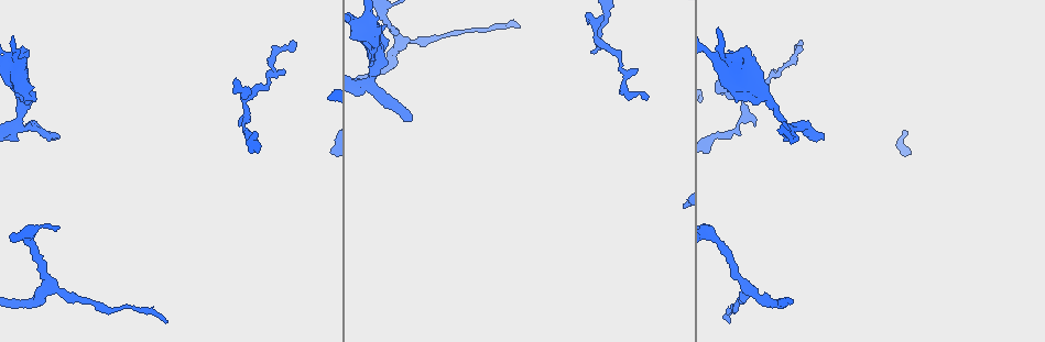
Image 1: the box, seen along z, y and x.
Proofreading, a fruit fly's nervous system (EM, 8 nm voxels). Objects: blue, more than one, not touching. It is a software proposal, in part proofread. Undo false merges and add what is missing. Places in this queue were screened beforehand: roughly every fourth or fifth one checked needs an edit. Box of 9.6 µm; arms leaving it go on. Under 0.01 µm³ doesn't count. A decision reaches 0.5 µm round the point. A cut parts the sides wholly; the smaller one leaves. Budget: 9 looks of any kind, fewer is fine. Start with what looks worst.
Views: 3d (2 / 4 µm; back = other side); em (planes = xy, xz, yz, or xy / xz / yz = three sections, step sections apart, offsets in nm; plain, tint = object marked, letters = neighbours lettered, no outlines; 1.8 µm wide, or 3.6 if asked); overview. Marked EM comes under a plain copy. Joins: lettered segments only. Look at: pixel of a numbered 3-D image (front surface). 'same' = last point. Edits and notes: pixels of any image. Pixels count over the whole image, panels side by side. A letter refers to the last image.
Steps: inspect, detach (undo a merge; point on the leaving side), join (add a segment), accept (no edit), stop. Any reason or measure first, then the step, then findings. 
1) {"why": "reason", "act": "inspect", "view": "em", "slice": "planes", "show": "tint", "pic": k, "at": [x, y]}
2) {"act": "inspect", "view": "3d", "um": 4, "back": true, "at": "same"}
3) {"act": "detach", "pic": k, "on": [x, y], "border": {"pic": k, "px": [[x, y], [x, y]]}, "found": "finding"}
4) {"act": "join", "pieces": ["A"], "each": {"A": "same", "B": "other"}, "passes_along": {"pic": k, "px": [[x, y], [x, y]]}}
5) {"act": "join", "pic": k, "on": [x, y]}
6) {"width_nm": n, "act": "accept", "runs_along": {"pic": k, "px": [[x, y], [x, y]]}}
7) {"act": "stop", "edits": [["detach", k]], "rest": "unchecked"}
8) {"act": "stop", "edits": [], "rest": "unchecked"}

{"act": "inspect", "view": "3d", "um": 4, "pic": 1, "at": [21, 57]}

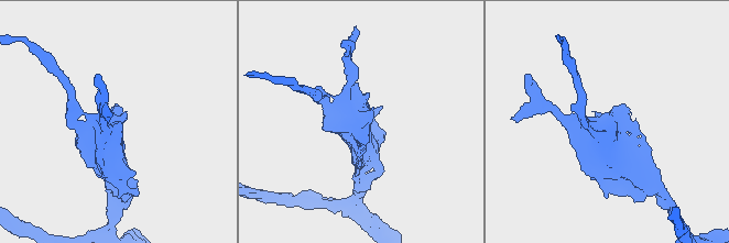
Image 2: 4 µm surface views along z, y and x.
{"arms": 3, "why": "now the EM", "act": "inspect", "view": "em", "slice": "planes", "show": "letters", "pic": 2, "at": [357, 128]}

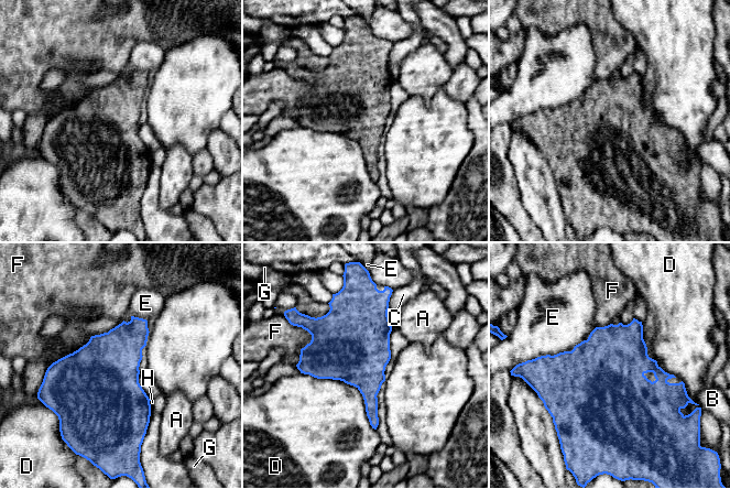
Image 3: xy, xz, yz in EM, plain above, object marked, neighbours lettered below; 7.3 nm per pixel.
{"width_nm": 500, "act": "accept", "each": {"A": "other", "B": "other", "C": "other", "D": "other", "E": "other", "F": "other", "G": "other", "H": "other"}, "border": {"pic": 3, "px": [[301, 372], [352, 384], [376, 430]]}, "found": "all the same cell"}

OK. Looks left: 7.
{"why": "three arms meet", "act": "inspect", "view": "em", "slice": "yz", "step": 16, "show": "tint", "pic": 1, "at": [373, 85]}

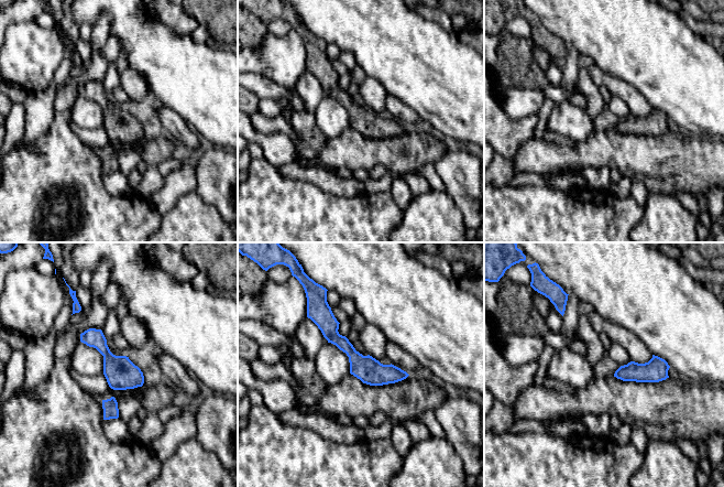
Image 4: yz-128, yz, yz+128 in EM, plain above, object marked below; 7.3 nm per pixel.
{"act": "inspect", "view": "em", "slice": "planes", "show": "tint", "at": "same"}

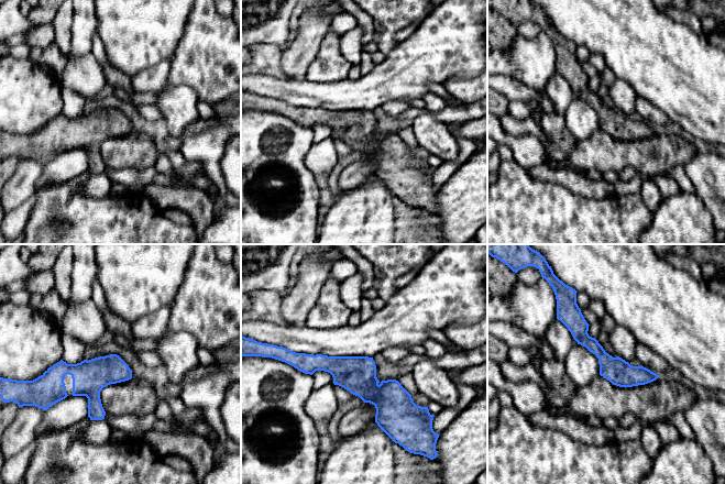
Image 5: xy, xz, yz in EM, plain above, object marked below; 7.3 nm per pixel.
{"why": "what lies round it", "act": "inspect", "view": "em", "slice": "planes", "show": "letters", "at": "same"}

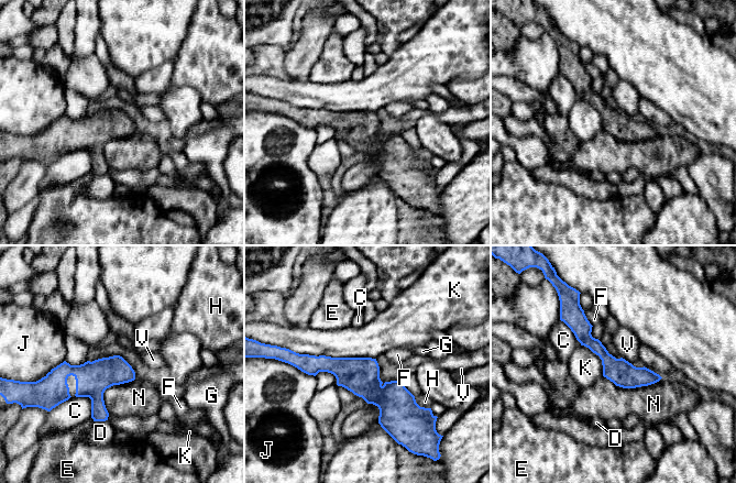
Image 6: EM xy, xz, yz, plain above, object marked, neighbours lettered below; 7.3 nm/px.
{"longest_contact_nm": ["K", 600], "act": "accept", "each": {"C": "other", "D": "other", "E": "other", "F": "other", "G": "other", "H": "other", "J": "other", "K": "other", "N": "other", "V": "other"}, "found": "one cell here"}

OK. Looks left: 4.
{"why": "thin end", "act": "inspect", "view": "3d", "um": 2, "pic": 1, "at": [589, 23]}

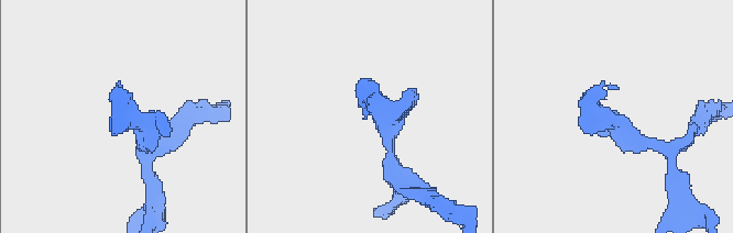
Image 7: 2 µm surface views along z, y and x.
{"act": "inspect", "view": "em", "slice": "xz", "step": 8, "show": "tint", "pic": 7, "at": [114, 89]}

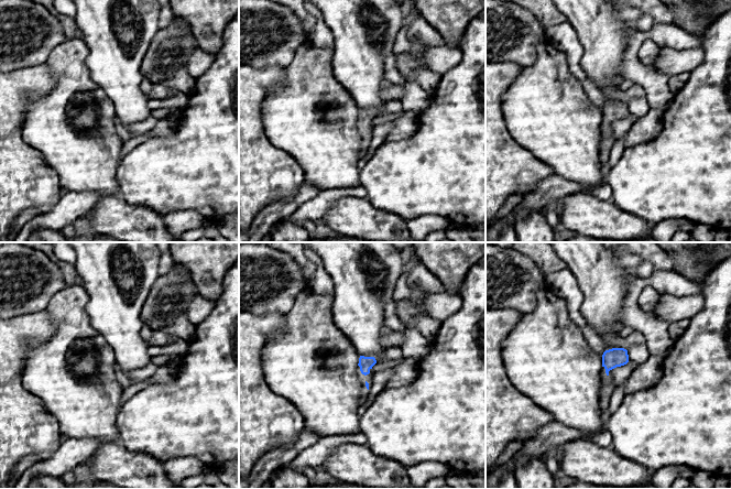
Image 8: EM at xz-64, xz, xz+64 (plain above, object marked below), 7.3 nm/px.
{"why": "another direction", "act": "inspect", "view": "em", "slice": "xy", "step": 16, "show": "letters", "at": "same"}

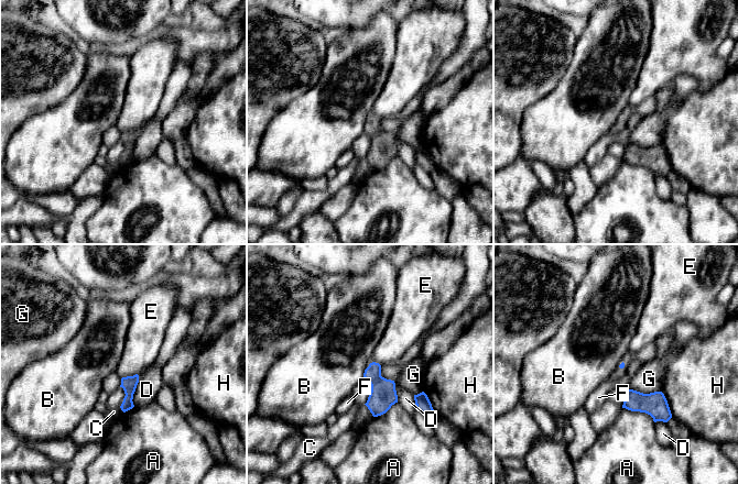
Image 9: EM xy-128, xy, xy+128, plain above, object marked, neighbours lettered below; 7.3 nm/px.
{"act": "accept", "each": {"A": "other", "B": "other", "C": "other", "D": "other", "E": "other", "F": "other", "G": "other", "H": "other"}, "border": {"pic": 9, "px": [[366, 369], [362, 377]]}, "found": "no lettered segment goes on from it"}

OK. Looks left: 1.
{"act": "stop", "edits": [], "rest": "unchecked"}

